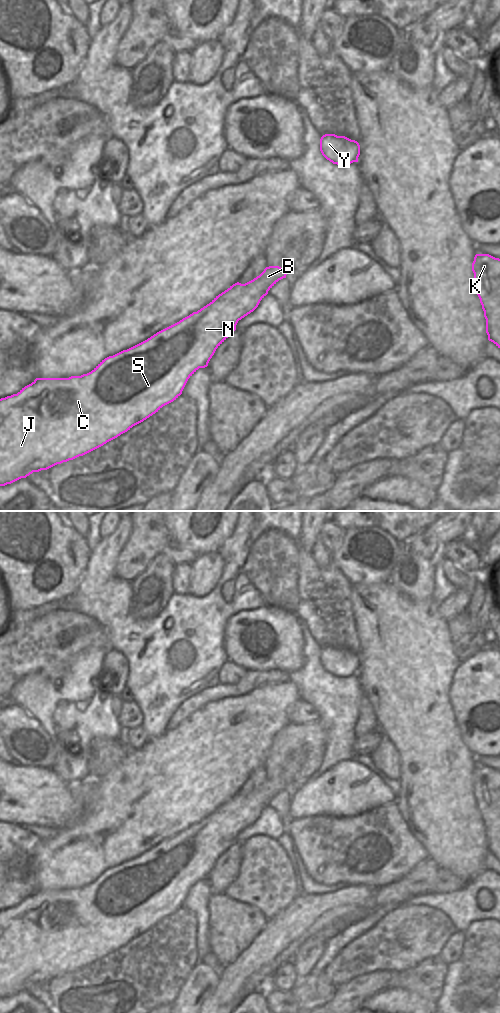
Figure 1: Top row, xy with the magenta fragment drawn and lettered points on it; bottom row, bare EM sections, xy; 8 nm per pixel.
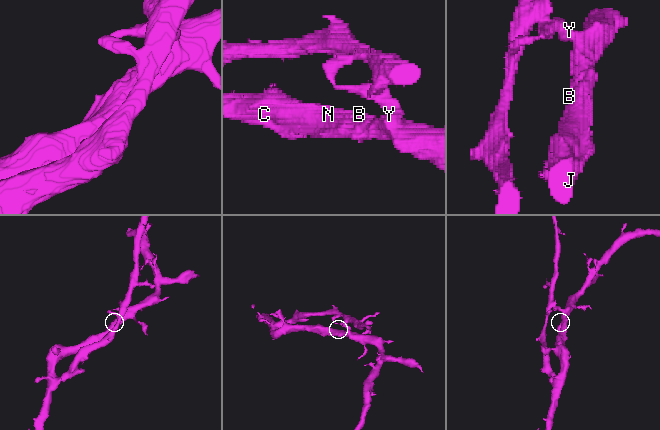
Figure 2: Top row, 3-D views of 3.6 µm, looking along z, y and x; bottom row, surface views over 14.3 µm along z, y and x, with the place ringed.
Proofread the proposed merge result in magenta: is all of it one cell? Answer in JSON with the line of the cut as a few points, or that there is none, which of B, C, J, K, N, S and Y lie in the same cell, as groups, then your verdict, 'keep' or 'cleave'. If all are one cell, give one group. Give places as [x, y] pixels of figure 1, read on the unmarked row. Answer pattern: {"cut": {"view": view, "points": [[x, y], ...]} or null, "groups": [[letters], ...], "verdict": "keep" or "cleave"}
{"cut": null, "groups": [["B", "C", "J", "K", "N", "S", "Y"]], "verdict": "keep"}

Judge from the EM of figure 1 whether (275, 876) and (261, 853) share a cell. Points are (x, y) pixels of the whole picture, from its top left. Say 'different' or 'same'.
same

